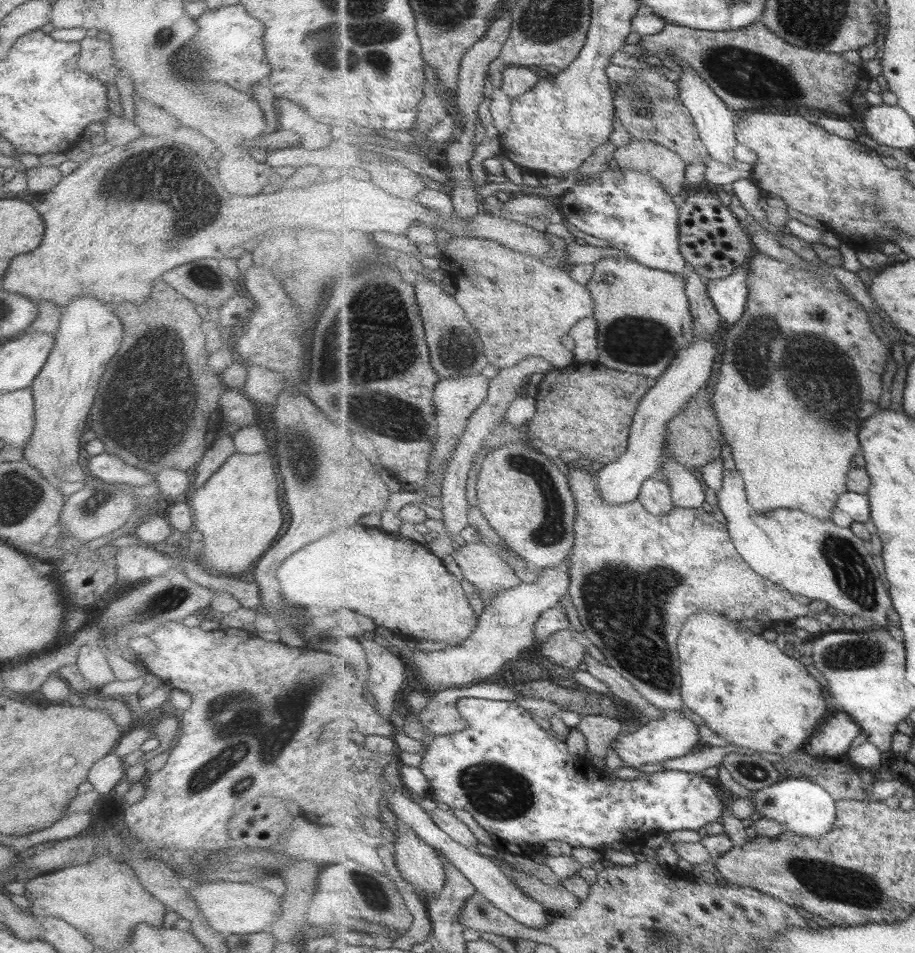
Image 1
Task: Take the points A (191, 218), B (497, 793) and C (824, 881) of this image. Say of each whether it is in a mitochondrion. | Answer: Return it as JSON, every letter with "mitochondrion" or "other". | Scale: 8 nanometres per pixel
{"A":"mitochondrion","B":"mitochondrion","C":"mitochondrion"}

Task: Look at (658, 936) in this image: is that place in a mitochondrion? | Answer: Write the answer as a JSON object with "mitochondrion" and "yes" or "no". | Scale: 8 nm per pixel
{"mitochondrion":"yes"}

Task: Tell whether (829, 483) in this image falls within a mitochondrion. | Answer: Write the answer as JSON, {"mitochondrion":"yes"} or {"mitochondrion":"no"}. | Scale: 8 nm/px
{"mitochondrion":"no"}

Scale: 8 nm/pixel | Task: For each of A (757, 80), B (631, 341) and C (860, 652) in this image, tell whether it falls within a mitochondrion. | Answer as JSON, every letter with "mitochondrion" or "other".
{"A":"mitochondrion","B":"mitochondrion","C":"mitochondrion"}

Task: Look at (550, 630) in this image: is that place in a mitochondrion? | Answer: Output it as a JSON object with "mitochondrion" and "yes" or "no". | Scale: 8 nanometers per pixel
{"mitochondrion":"no"}

